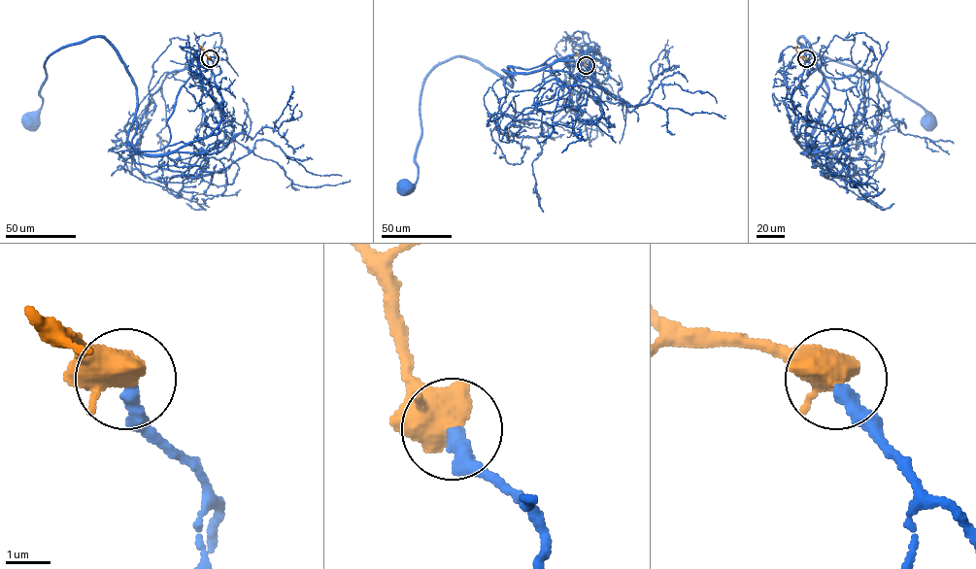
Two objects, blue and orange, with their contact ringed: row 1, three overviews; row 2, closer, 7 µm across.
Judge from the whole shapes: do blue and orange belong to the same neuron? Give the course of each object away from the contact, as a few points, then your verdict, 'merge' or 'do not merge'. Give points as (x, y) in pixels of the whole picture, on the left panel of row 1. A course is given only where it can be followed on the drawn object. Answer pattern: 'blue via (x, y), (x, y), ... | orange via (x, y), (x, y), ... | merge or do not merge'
blue via (210, 58), (222, 106), (220, 122), (203, 138), (138, 150), (134, 83), (100, 37), (46, 59), (34, 127) | orange via (210, 58), (199, 46) | merge

